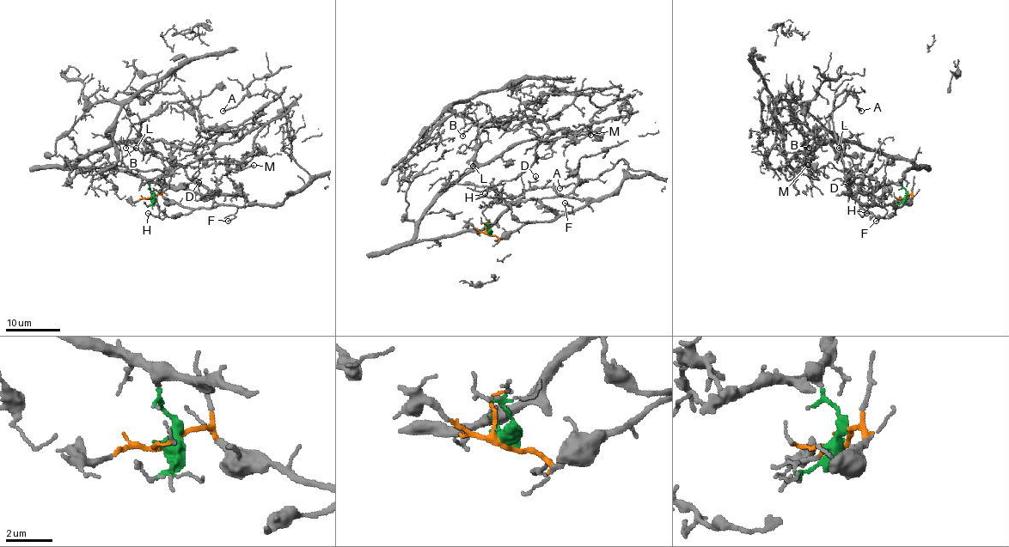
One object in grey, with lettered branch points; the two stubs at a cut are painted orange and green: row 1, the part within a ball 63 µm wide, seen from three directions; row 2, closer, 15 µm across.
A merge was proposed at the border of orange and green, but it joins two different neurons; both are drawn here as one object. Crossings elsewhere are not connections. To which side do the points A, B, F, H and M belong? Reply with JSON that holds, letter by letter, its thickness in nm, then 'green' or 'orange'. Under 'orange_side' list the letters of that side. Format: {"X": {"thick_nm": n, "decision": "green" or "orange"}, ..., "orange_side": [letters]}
{"A": {"thick_nm": 130, "decision": "orange"}, "B": {"thick_nm": 120, "decision": "green"}, "F": {"thick_nm": 100, "decision": "orange"}, "H": {"thick_nm": 110, "decision": "orange"}, "M": {"thick_nm": 140, "decision": "green"}, "orange_side": ["A", "F", "H"]}

